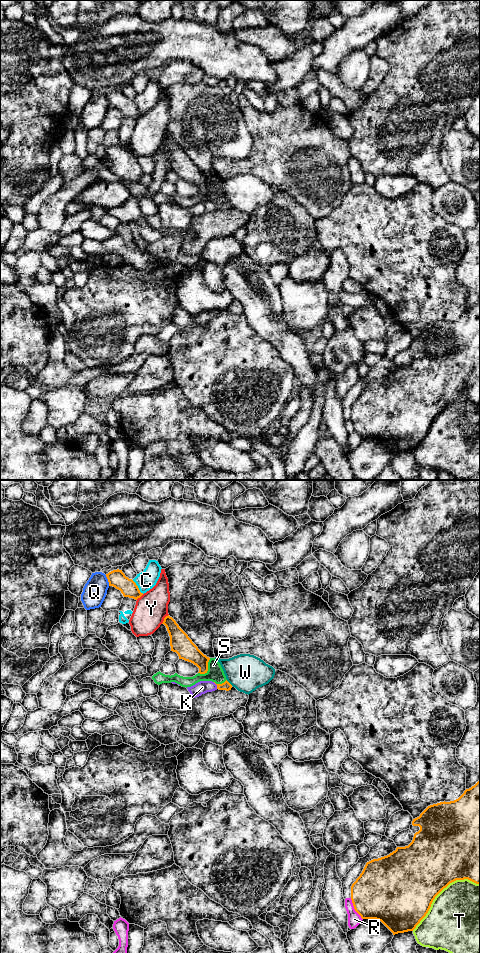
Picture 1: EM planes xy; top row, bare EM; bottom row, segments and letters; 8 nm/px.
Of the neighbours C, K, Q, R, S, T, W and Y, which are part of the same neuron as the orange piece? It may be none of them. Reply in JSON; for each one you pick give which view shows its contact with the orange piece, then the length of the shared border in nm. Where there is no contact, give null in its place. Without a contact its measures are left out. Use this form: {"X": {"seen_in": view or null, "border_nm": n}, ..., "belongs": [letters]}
{"belongs": []}

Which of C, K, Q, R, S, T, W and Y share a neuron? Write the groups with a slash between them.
C / K / Q / R / S / T / W / Y

